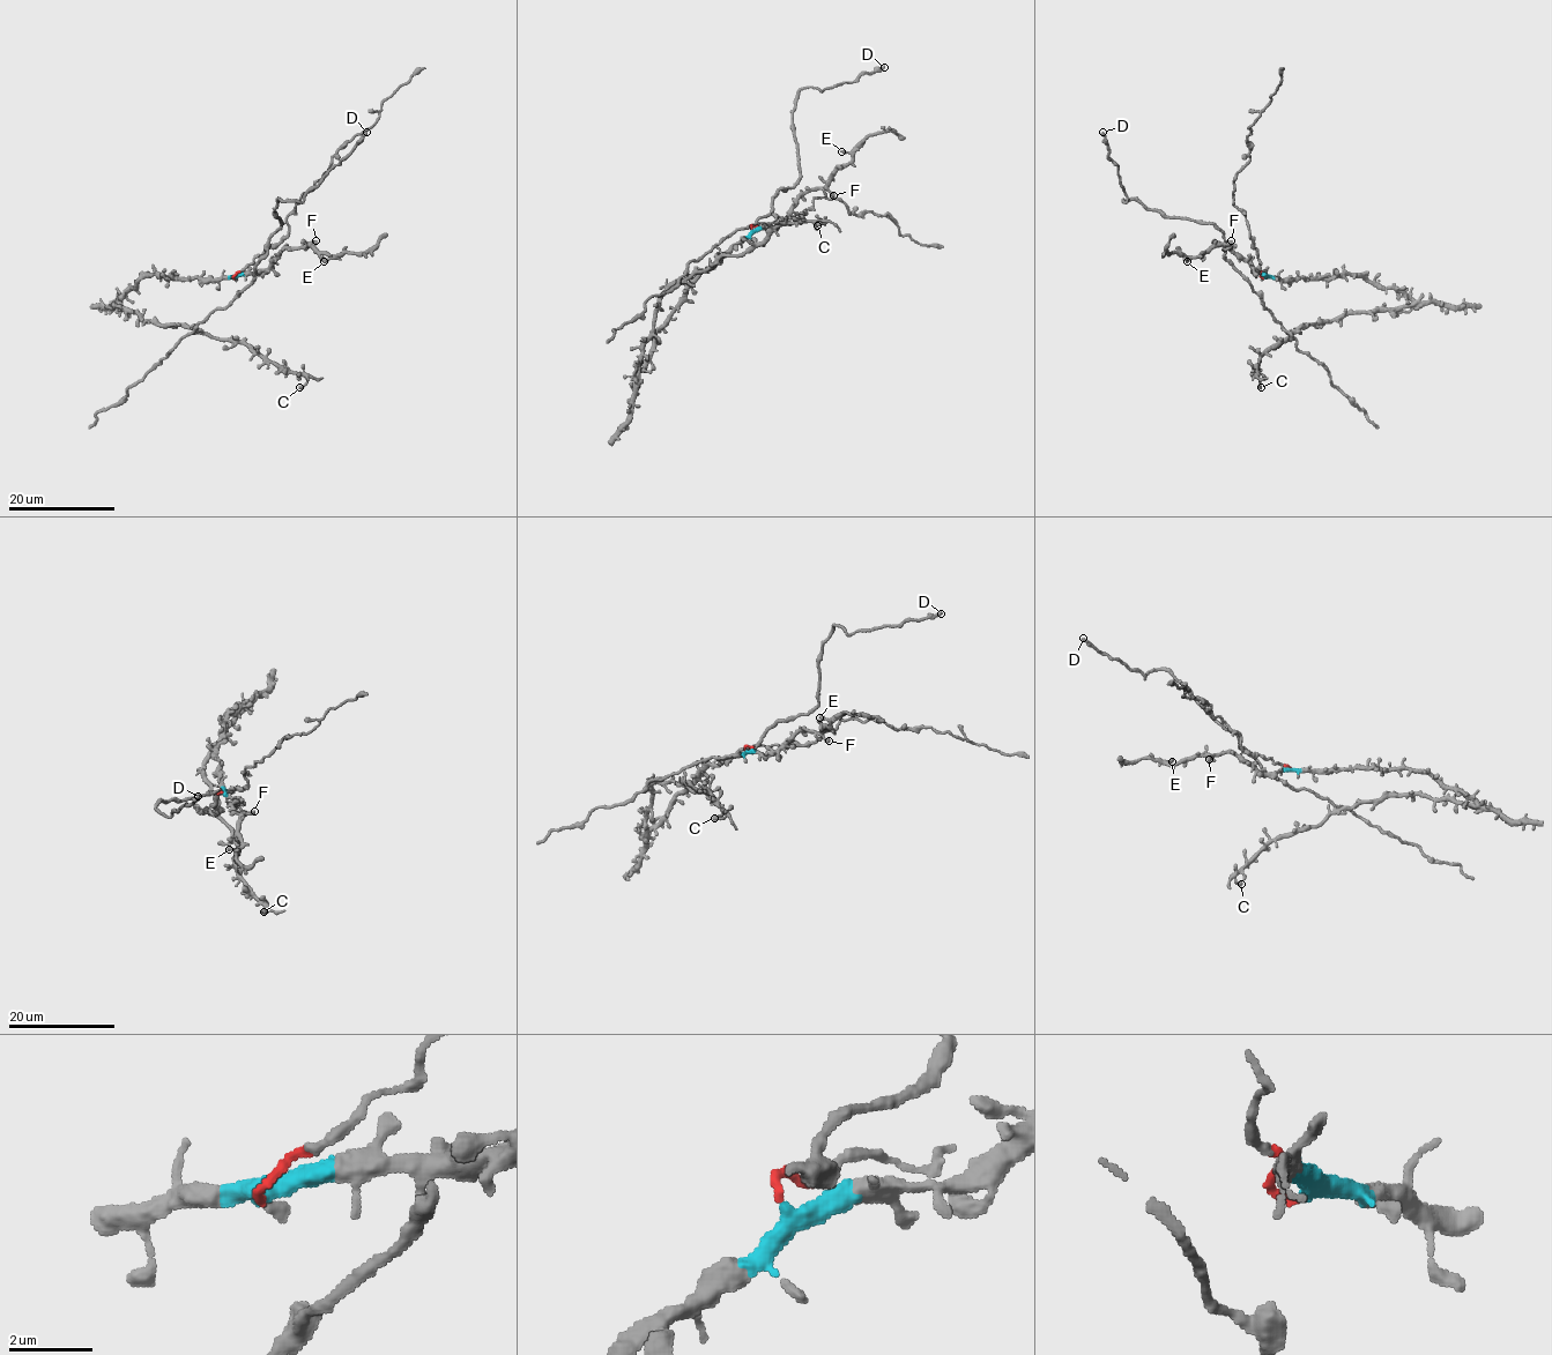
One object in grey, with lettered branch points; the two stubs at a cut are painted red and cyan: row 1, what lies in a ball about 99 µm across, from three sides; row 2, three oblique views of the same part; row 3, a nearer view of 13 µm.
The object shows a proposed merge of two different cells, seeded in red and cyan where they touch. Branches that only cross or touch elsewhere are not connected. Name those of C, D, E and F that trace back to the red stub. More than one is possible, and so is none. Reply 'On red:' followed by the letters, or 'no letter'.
On red: no letter

